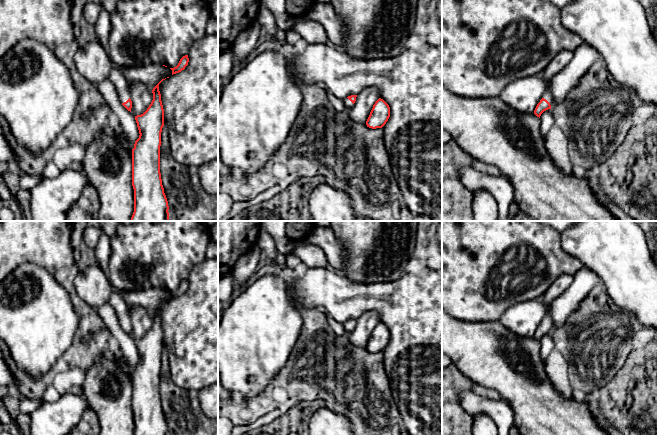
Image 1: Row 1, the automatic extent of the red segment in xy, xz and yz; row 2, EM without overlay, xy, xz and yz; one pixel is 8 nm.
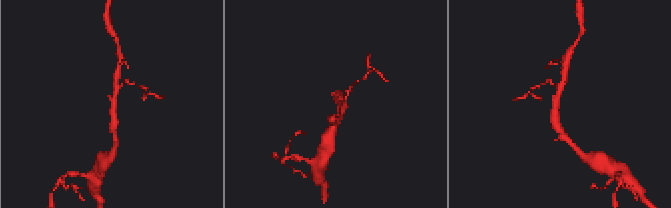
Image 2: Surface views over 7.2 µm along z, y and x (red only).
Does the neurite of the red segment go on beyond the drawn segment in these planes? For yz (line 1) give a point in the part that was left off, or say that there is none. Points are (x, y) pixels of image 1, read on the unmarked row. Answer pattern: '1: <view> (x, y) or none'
1: yz (547, 319)

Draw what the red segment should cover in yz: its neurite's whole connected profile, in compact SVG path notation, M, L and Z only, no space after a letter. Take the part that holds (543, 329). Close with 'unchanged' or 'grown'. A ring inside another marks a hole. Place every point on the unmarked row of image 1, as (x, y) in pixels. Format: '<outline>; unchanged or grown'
M545 305L545 308L546 308L546 315L543 319L543 322L540 324L540 326L537 328L534 334L534 338L539 342L544 335L551 333L552 329L552 319L550 317L550 305Z; grown

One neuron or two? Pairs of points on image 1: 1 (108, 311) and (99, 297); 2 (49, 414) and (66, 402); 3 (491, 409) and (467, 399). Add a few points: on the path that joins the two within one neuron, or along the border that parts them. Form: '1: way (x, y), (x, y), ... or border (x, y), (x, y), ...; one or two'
1: border (107, 302), (97, 308); two
2: way (53, 414), (62, 406); one
3: way (485, 406), (473, 404); one

